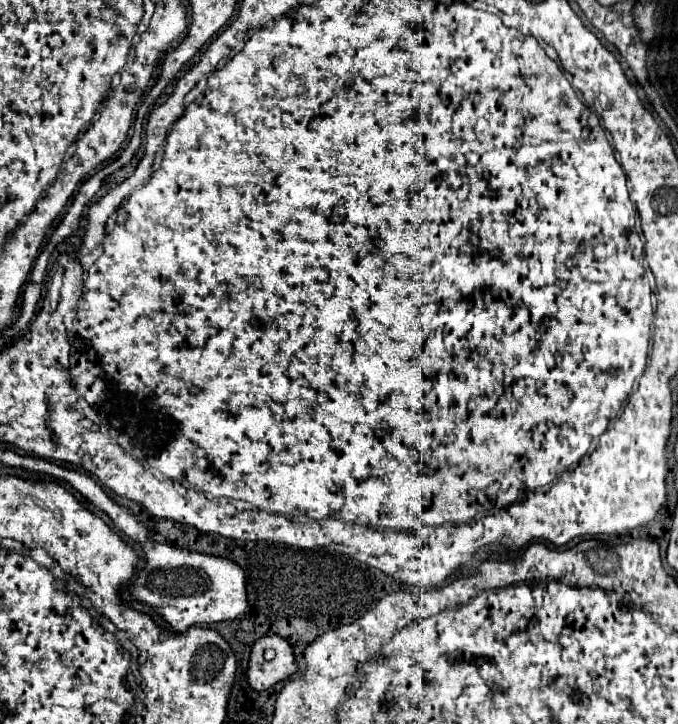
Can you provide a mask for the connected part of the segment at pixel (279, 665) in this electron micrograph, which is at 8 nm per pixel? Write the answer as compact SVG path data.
M267 635L255 641L247 667L249 687L265 691L297 671L291 645L279 635Z

